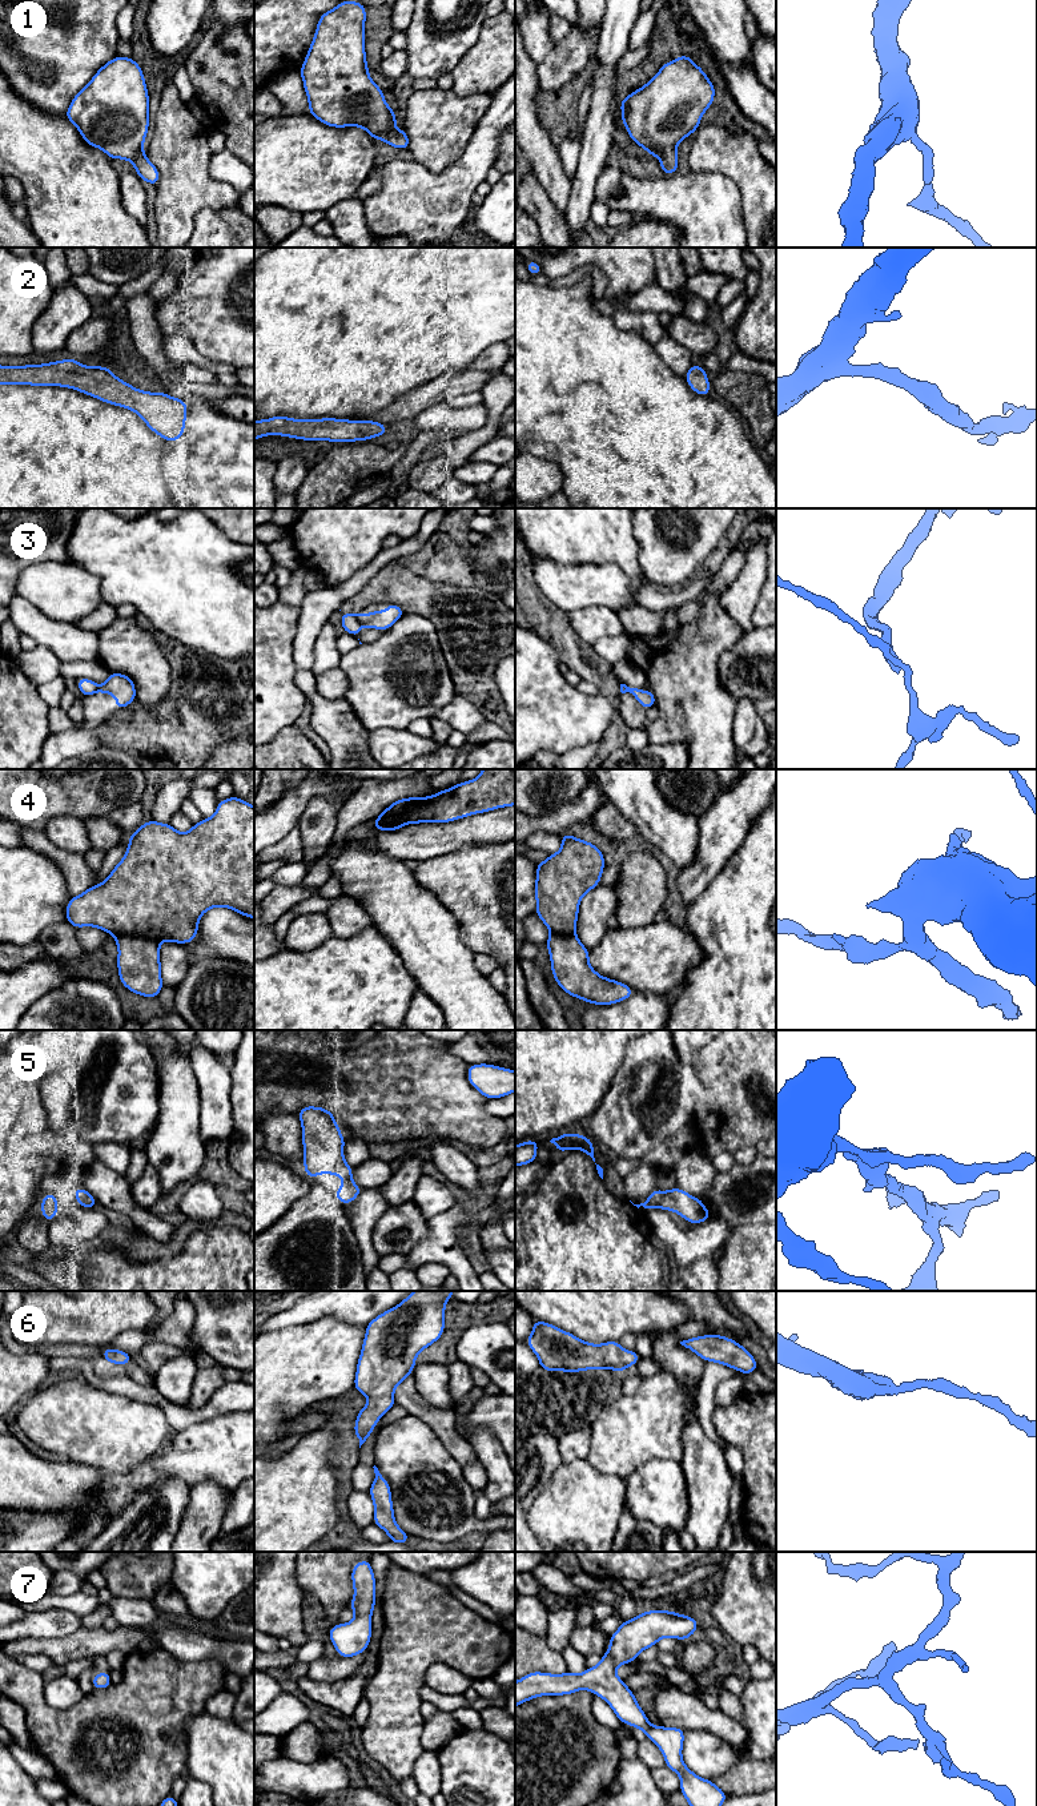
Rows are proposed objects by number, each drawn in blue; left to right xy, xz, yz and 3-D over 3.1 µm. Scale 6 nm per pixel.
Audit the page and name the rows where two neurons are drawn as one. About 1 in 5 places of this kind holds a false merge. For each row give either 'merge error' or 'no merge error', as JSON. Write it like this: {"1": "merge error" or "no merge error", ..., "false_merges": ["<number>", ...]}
{"1": "no merge error", "2": "no merge error", "3": "merge error", "4": "merge error", "5": "no merge error", "6": "no merge error", "7": "no merge error", "false_merges": ["3", "4"]}

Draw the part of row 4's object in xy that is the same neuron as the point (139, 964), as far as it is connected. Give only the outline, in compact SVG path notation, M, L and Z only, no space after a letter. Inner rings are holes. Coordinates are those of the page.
M141 936L114 937L121 984L132 993L146 998L158 997L161 980L160 942Z

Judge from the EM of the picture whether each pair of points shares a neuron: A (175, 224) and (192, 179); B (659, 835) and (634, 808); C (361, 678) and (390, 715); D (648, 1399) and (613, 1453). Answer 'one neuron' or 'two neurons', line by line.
A: one neuron
B: one neuron
C: one neuron
D: one neuron

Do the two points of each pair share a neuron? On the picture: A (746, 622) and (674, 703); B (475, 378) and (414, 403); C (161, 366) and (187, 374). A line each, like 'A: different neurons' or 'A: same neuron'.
A: different neurons
B: same neuron
C: same neuron

